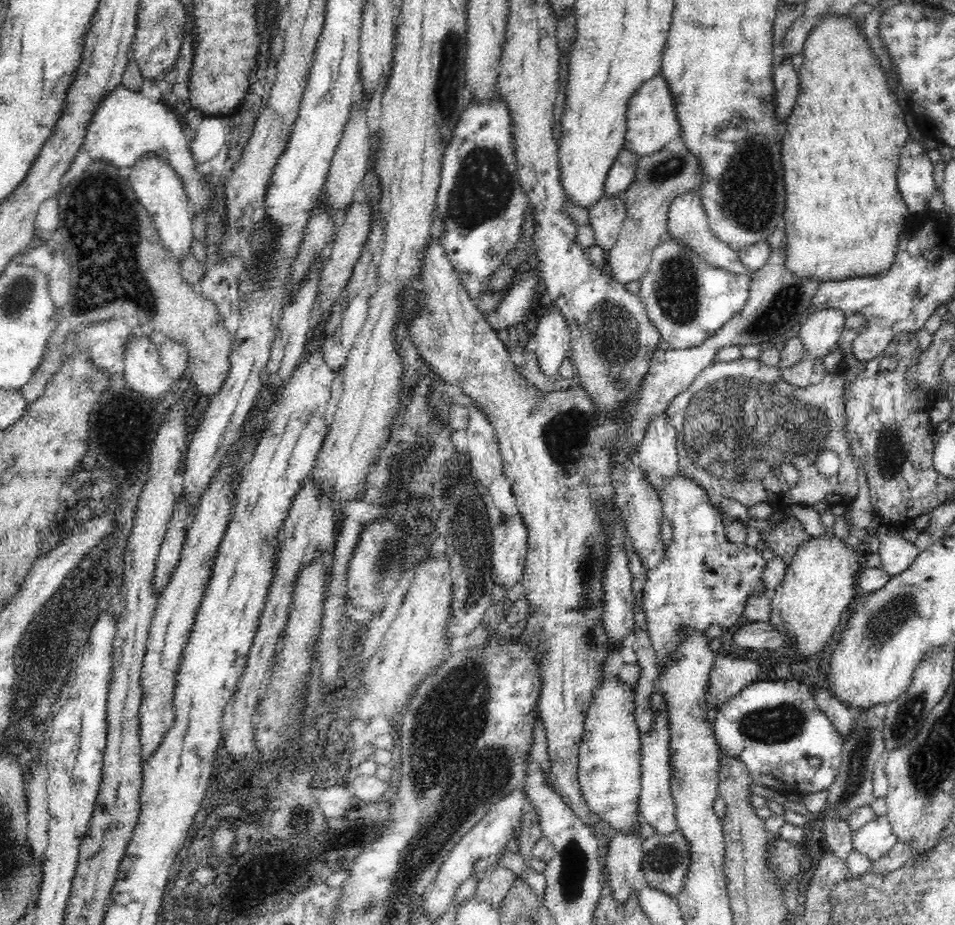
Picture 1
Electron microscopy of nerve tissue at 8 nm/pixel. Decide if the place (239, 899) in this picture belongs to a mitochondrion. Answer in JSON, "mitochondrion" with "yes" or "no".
{"mitochondrion":"no"}

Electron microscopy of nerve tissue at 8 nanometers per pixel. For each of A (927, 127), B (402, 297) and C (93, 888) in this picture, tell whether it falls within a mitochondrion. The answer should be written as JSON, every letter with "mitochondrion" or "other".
{"A":"other","B":"other","C":"other"}

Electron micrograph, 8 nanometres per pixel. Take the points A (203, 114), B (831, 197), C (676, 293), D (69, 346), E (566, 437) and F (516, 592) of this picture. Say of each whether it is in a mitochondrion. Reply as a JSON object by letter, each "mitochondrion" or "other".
{"A":"other","B":"other","C":"mitochondrion","D":"other","E":"mitochondrion","F":"other"}

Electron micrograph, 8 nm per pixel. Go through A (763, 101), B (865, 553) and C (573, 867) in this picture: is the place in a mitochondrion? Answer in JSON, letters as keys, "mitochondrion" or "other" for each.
{"A":"mitochondrion","B":"other","C":"mitochondrion"}

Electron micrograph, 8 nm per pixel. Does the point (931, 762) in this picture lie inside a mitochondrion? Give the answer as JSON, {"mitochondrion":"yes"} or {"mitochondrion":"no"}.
{"mitochondrion":"yes"}

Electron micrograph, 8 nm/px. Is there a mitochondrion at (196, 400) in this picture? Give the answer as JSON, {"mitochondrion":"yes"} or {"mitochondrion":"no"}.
{"mitochondrion":"no"}

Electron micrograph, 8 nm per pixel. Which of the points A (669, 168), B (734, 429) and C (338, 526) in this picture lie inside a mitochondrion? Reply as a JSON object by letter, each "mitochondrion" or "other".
{"A":"mitochondrion","B":"mitochondrion","C":"other"}

